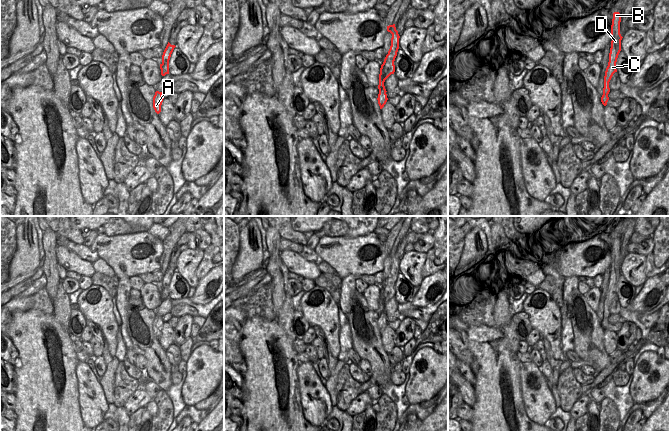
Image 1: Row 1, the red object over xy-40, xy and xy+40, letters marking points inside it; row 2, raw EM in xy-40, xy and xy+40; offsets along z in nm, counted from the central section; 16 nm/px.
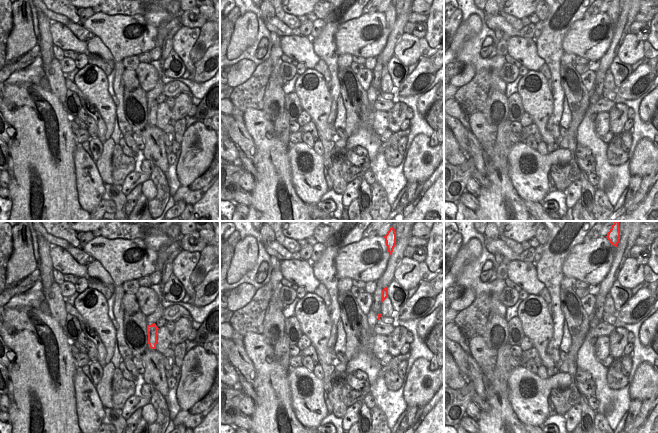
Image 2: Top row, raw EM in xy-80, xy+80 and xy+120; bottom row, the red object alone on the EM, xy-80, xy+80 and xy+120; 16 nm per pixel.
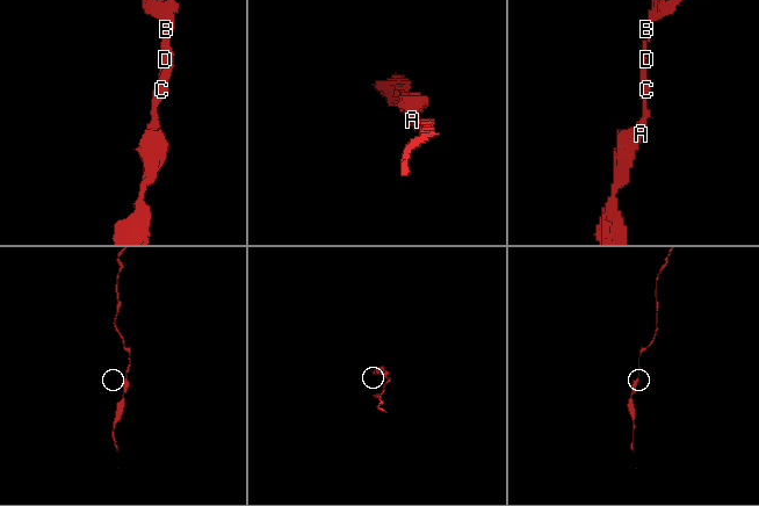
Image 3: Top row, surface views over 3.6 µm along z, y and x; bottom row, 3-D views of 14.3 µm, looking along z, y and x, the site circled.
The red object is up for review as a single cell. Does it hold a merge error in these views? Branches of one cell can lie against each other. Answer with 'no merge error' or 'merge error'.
no merge error

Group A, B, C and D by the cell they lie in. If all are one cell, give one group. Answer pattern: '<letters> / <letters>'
A B C D

